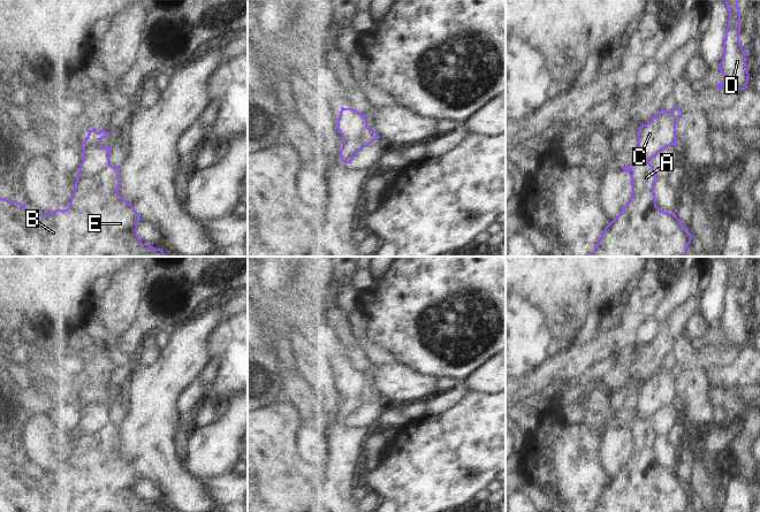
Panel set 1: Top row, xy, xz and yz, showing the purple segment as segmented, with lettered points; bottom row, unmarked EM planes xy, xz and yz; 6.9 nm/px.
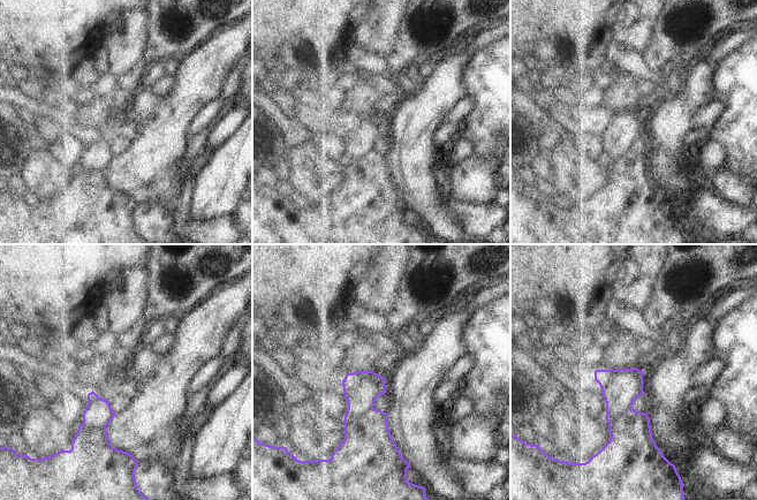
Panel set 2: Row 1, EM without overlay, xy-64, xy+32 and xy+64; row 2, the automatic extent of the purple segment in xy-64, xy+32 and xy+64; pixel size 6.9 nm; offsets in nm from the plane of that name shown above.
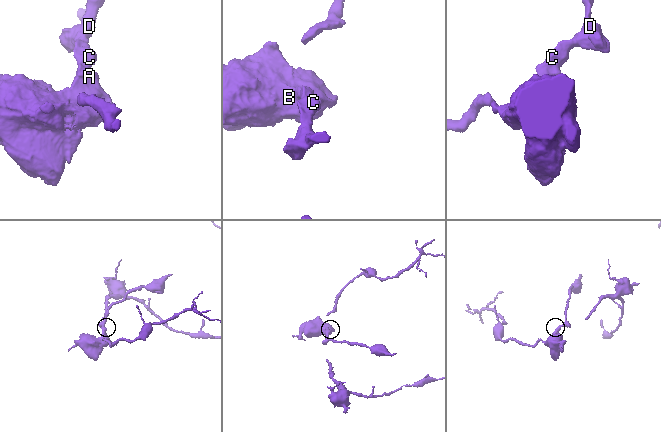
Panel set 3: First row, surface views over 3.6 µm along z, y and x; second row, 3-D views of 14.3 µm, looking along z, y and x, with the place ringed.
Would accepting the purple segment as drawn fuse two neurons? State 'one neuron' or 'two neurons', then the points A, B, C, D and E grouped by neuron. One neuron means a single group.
two neurons; A B E / C D

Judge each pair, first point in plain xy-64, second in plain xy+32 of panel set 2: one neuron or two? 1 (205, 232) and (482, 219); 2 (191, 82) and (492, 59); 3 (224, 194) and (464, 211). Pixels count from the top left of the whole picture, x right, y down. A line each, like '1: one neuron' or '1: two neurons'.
1: two neurons
2: two neurons
3: two neurons

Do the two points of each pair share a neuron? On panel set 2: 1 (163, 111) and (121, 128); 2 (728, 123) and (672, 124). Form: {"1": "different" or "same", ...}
{"1": "different", "2": "different"}

